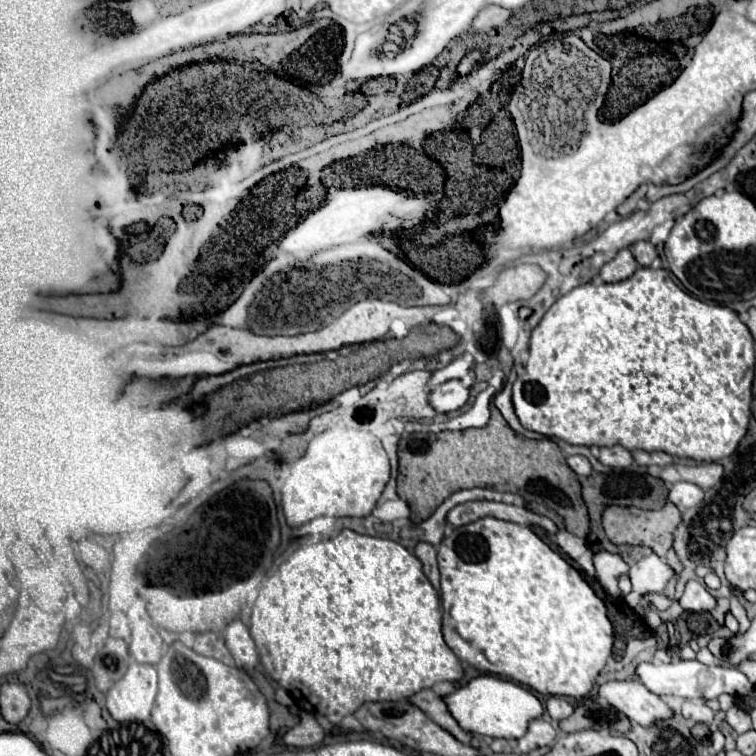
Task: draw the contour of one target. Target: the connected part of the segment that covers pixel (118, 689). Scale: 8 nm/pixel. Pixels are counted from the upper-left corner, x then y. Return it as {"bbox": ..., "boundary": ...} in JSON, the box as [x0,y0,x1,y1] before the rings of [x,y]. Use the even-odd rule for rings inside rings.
{"bbox":[107,663,157,721],"boundary":[[[131,663],[127,673],[107,693],[107,711],[115,721],[145,721],[157,695],[157,669]]]}

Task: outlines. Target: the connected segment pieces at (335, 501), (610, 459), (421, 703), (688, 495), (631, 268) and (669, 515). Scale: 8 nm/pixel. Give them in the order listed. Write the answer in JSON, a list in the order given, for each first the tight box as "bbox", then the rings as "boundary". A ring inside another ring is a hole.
[{"bbox":[281,427,389,527],"boundary":[[[333,427],[315,435],[303,457],[289,463],[289,475],[281,487],[287,523],[299,527],[315,517],[365,517],[371,515],[389,481],[389,457],[381,441],[359,429]]]},{"bbox":[599,445,633,469],"boundary":[[[615,445],[615,447],[601,447],[599,461],[601,461],[603,465],[623,469],[623,467],[629,467],[629,465],[633,463],[633,455],[631,455],[629,449],[619,447],[619,445]]]},{"bbox":[409,689,473,745],"boundary":[[[423,689],[423,691],[415,693],[415,695],[411,695],[411,697],[409,697],[409,703],[415,705],[415,707],[419,707],[429,719],[433,719],[433,721],[435,721],[439,727],[443,727],[445,731],[449,731],[449,733],[451,733],[457,741],[461,741],[463,745],[469,745],[469,743],[471,743],[473,735],[467,733],[467,731],[463,731],[463,729],[457,725],[457,721],[449,715],[445,703],[441,703],[441,697],[435,695],[431,689]]]},{"bbox":[669,483,703,509],"boundary":[[[675,483],[669,491],[669,499],[679,509],[697,507],[697,503],[701,503],[701,499],[703,499],[703,489],[697,487],[695,483]]]},{"bbox":[599,249,637,283],"boundary":[[[621,249],[615,255],[615,259],[611,259],[609,263],[605,263],[601,267],[599,275],[601,275],[601,279],[605,283],[615,283],[615,281],[623,281],[623,279],[631,277],[635,273],[635,269],[637,269],[637,261],[631,255],[631,251],[629,249]]]},{"bbox":[603,501,681,557],"boundary":[[[667,501],[663,509],[657,511],[643,511],[637,507],[607,507],[603,511],[603,527],[607,537],[613,543],[631,543],[631,545],[645,545],[651,547],[659,557],[665,557],[667,551],[673,547],[673,531],[681,523],[681,511]]]}]

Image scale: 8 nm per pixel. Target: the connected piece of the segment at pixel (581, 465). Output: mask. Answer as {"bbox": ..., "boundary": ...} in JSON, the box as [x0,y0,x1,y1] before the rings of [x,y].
{"bbox":[567,455,593,475],"boundary":[[[583,455],[567,457],[567,463],[569,463],[569,467],[571,467],[577,475],[591,475],[591,471],[593,471],[593,467],[591,467],[589,459],[587,459],[587,457],[583,457]]]}

